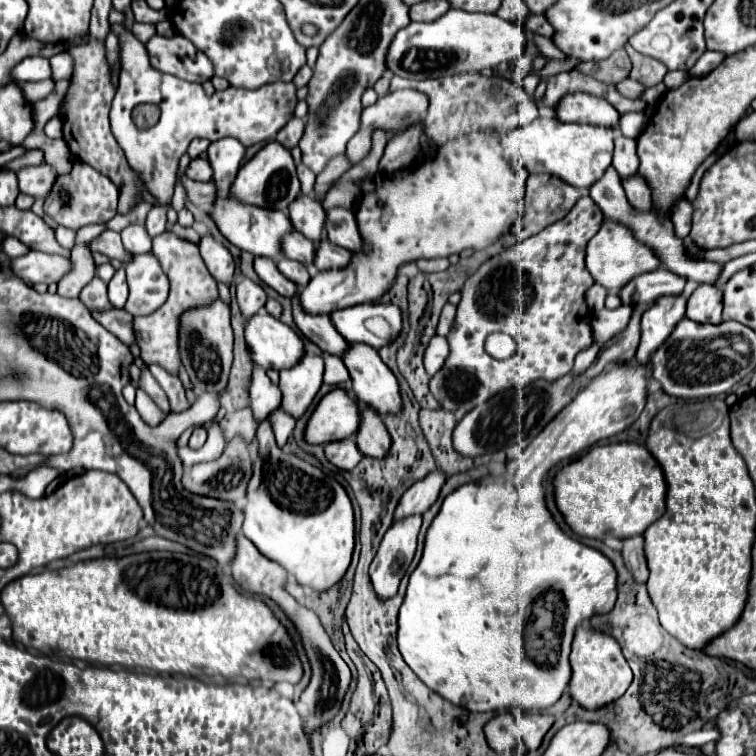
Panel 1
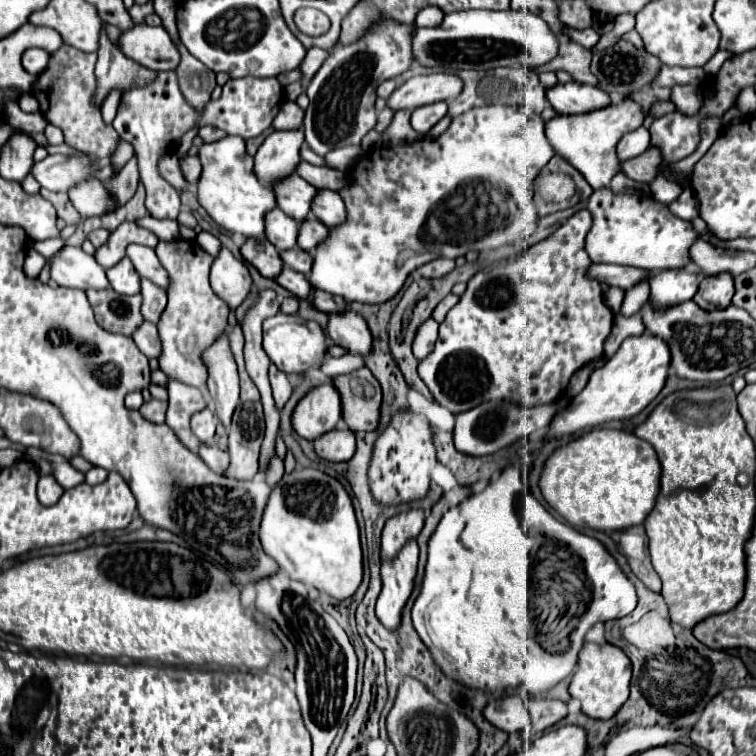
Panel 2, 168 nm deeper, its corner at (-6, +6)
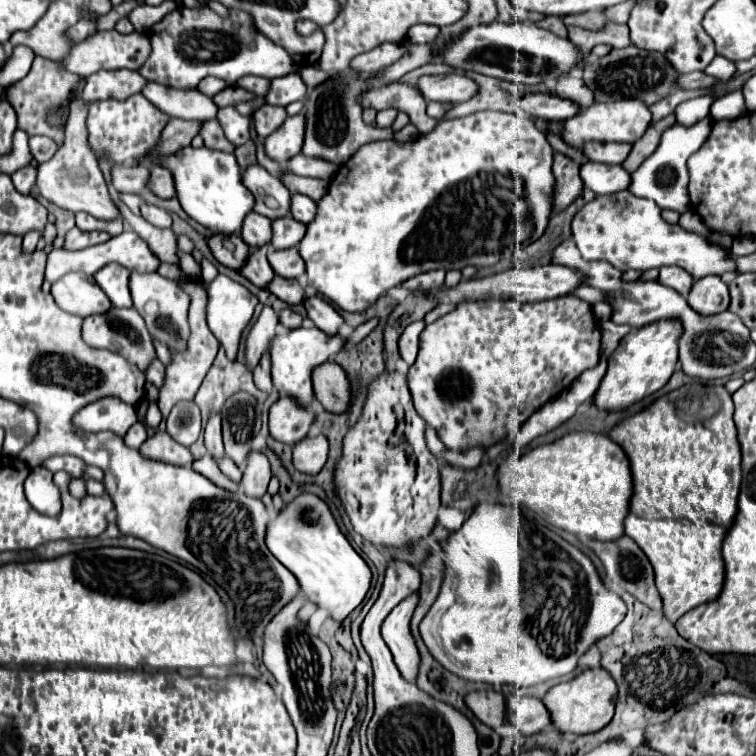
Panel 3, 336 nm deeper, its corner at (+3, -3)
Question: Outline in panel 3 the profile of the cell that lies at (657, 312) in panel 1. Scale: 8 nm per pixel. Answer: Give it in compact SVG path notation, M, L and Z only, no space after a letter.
M665 266L659 268L659 282L685 296L693 286L693 276L689 276L689 272L685 272L679 266Z

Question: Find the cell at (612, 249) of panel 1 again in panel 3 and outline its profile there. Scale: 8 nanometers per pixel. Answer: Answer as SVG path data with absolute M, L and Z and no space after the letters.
M617 192L617 194L609 194L609 196L597 196L595 200L587 202L573 218L573 240L577 244L577 248L581 250L581 254L589 260L605 260L609 264L613 264L615 268L621 268L621 272L627 270L649 270L649 268L661 268L661 266L681 266L685 268L694 282L703 278L703 276L723 276L725 272L735 272L737 264L735 258L731 254L731 250L719 246L719 244L711 244L709 240L705 240L703 236L689 232L685 228L681 228L679 224L669 224L661 218L661 208L657 208L657 204L653 204L653 200L647 198L637 198L631 192Z

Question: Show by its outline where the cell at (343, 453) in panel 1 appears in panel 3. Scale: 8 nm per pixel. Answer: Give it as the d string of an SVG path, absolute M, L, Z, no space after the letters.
M323 434L313 438L305 436L297 444L293 444L293 466L305 474L317 474L327 460L327 452L329 442Z

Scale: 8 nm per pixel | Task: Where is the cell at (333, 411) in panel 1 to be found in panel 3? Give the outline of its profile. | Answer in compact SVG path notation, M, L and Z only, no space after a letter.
M281 396L269 410L269 432L283 444L295 444L297 440L303 440L311 424L313 416L289 396Z

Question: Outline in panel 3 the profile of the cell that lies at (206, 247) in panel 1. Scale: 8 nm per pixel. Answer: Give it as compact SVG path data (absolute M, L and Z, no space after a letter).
M219 274L211 284L209 284L209 302L207 302L207 322L211 332L217 336L219 344L225 348L225 354L229 360L235 360L237 350L239 350L239 340L241 340L241 332L245 330L245 326L249 324L253 310L257 306L257 298L239 282Z

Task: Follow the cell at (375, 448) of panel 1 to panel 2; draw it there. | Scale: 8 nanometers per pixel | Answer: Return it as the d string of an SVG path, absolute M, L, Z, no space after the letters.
M370 369L340 375L334 385L342 397L342 419L352 431L376 431L380 425L382 389Z

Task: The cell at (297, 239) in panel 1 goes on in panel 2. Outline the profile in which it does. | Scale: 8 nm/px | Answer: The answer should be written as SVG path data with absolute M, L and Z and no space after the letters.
M278 207L270 215L266 215L266 239L278 251L294 249L298 241L298 233L300 233L300 223L288 217Z

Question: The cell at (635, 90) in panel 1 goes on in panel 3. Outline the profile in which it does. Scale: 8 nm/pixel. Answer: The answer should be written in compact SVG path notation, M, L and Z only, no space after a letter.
M689 72L685 76L679 76L679 88L711 88L717 84L717 78L707 76L705 72Z

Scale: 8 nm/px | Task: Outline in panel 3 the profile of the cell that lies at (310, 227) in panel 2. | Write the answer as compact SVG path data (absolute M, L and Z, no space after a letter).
M283 216L283 218L275 218L271 220L273 226L273 236L271 236L271 246L275 250L283 250L283 248L291 248L297 242L301 242L301 236L305 236L305 224L293 220L291 216Z

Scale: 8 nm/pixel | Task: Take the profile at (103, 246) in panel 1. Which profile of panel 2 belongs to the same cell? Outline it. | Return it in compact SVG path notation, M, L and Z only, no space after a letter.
M128 245L126 257L134 263L136 271L142 277L148 277L154 283L160 283L160 287L166 287L166 271L162 271L162 265L158 263L158 257L152 247L144 245Z

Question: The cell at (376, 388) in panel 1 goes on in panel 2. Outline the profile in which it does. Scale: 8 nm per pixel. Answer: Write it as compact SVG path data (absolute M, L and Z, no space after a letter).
M350 311L350 315L330 315L328 335L348 353L368 357L372 353L372 333L362 315Z

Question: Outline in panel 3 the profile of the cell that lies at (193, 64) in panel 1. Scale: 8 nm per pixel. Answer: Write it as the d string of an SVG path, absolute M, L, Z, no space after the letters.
M105 30L105 32L91 34L81 42L75 42L69 54L63 60L59 60L59 64L63 70L87 78L99 70L117 70L117 68L137 70L145 62L145 56L149 56L149 40L145 34L141 32L119 34L117 30Z

